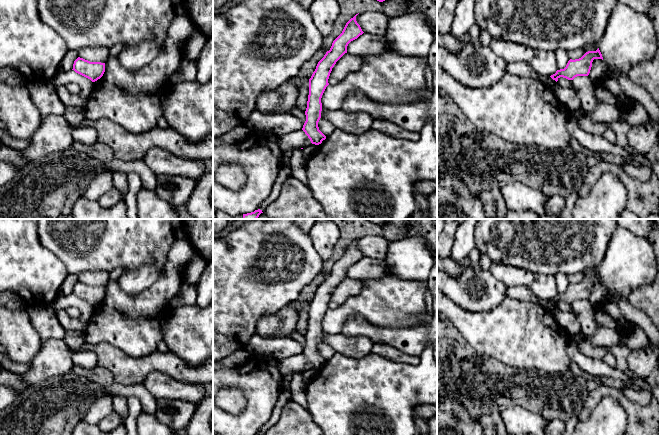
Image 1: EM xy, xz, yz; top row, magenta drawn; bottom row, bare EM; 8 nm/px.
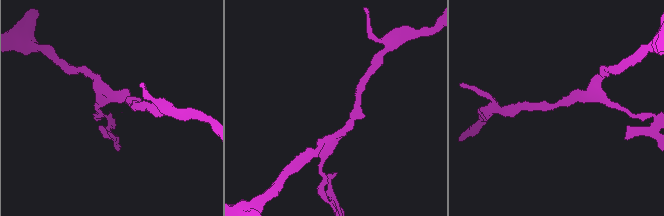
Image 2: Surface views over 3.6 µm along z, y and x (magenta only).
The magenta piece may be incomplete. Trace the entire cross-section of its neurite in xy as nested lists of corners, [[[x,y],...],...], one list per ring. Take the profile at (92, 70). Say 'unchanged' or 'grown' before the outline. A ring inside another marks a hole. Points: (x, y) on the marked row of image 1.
unchanged; [[[78,57],[73,64],[73,69],[76,73],[90,79],[92,82],[100,79],[105,72],[105,63],[90,62]]]

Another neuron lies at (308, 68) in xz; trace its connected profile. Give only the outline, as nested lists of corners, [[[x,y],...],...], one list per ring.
[[[324,48],[319,49],[309,61],[307,61],[305,64],[303,64],[302,68],[300,69],[300,72],[297,76],[291,79],[291,81],[297,86],[298,90],[300,89],[300,86],[302,85],[301,79],[307,78],[310,79],[313,72],[316,69],[316,66],[318,62],[324,57],[326,54],[326,51]]]

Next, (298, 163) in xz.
[[[294,148],[290,161],[291,176],[298,179],[304,185],[308,185],[308,178],[306,174],[307,160],[304,157],[303,149]]]

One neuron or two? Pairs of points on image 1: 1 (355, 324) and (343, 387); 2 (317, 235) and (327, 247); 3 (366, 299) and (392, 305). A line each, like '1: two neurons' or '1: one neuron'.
1: two neurons
2: one neuron
3: one neuron

